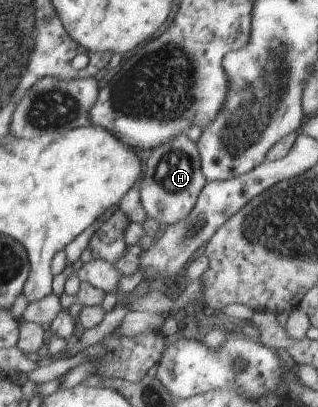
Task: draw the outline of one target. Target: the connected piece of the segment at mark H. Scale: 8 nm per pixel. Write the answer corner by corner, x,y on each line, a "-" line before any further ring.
185,133
178,134
151,151
144,169
144,177
138,183
139,196
147,217
152,217
160,227
165,228
178,224
189,216
199,193
207,184
208,181
201,170
197,145

